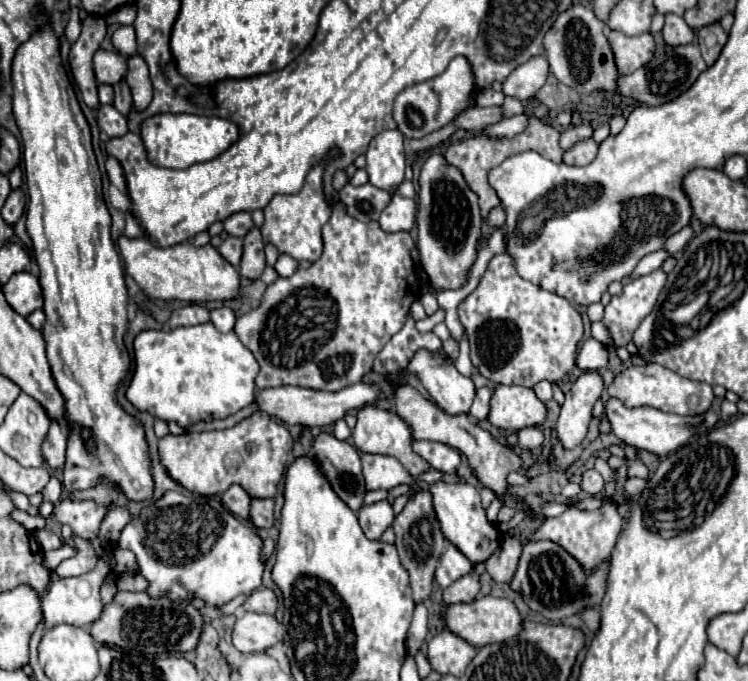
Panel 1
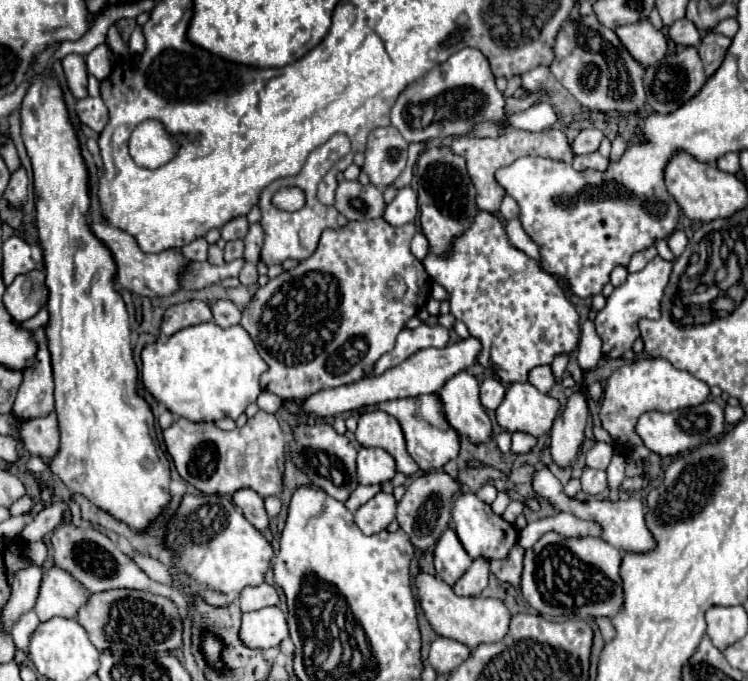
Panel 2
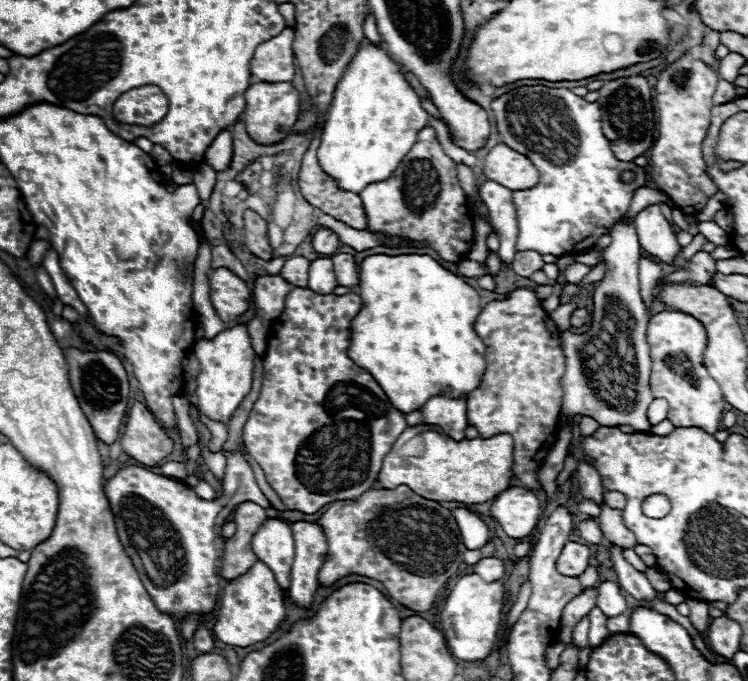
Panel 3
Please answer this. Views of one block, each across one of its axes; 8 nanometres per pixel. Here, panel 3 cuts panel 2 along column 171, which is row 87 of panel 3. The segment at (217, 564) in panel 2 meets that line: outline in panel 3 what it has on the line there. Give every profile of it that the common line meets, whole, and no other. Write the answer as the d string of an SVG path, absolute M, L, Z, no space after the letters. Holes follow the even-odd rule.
M520 86L512 92L496 98L492 102L492 114L496 120L498 134L502 142L512 150L528 156L536 170L540 172L538 184L528 190L514 190L512 202L516 206L518 218L518 240L516 250L534 250L538 254L580 254L598 242L600 236L610 232L612 222L628 212L630 200L638 188L646 182L646 170L636 166L634 162L622 162L614 156L610 148L610 140L602 132L602 112L598 102L586 102L566 88L548 88L548 86ZM624 170L634 170L636 180L632 184L624 184L620 174Z

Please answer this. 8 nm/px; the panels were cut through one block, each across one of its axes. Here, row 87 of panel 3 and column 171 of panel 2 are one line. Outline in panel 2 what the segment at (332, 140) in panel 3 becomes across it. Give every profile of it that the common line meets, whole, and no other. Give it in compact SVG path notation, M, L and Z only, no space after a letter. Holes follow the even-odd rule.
M214 322L196 324L176 332L166 342L150 344L142 350L142 384L144 388L162 402L172 414L182 416L190 422L208 422L208 420L222 420L232 418L236 420L248 404L256 402L260 396L260 376L268 370L268 364L260 358L250 334L242 326L220 328Z

